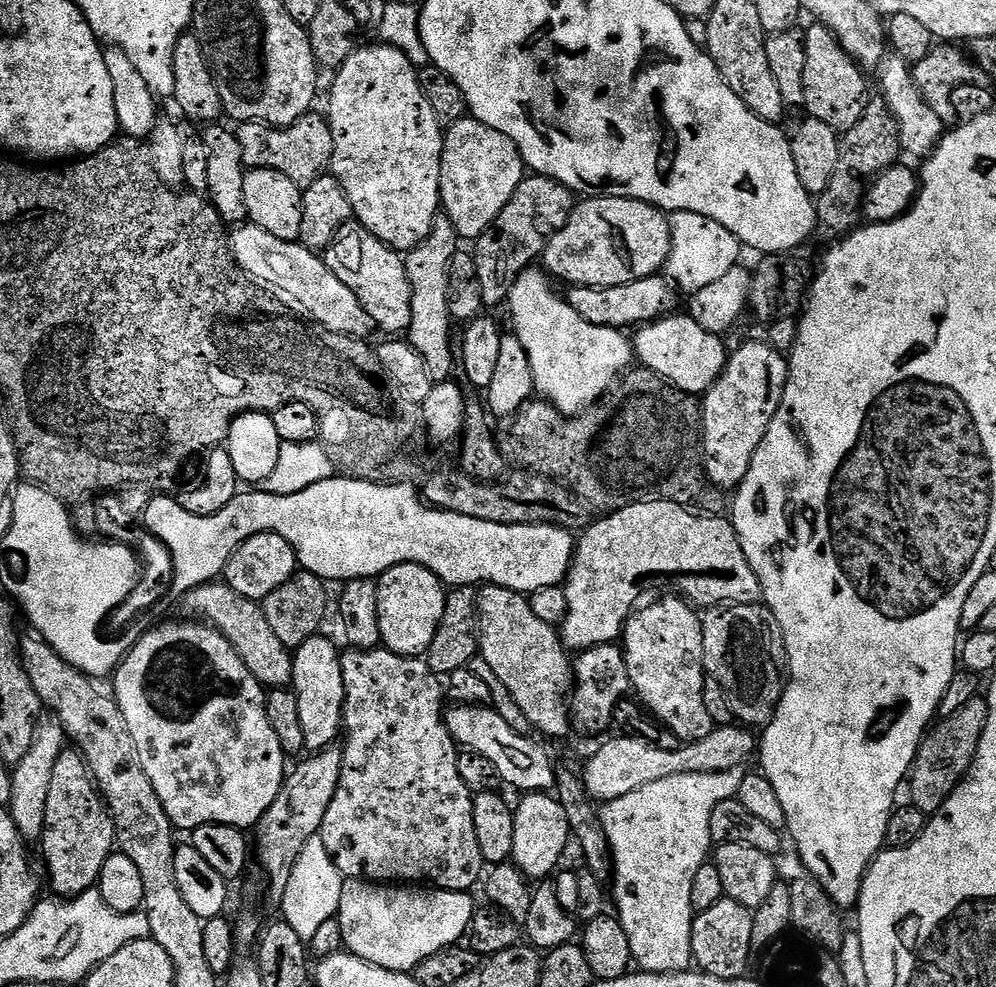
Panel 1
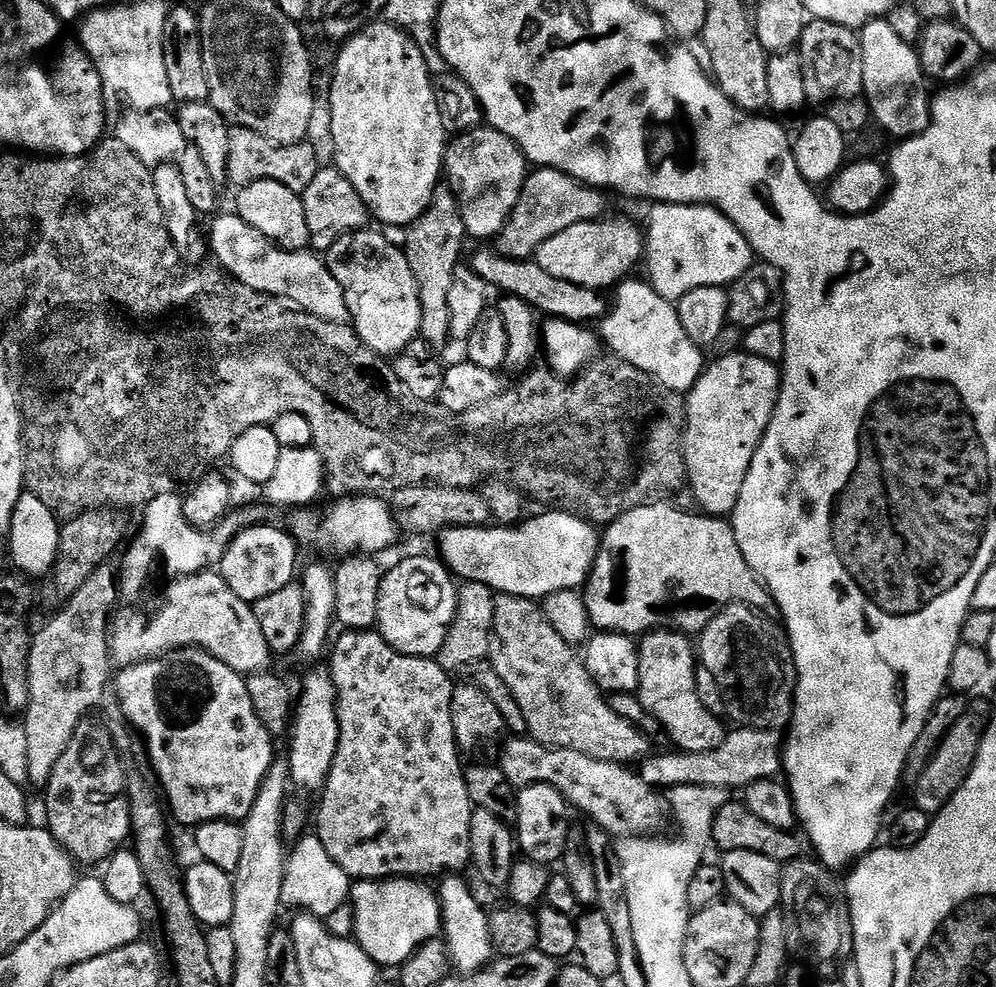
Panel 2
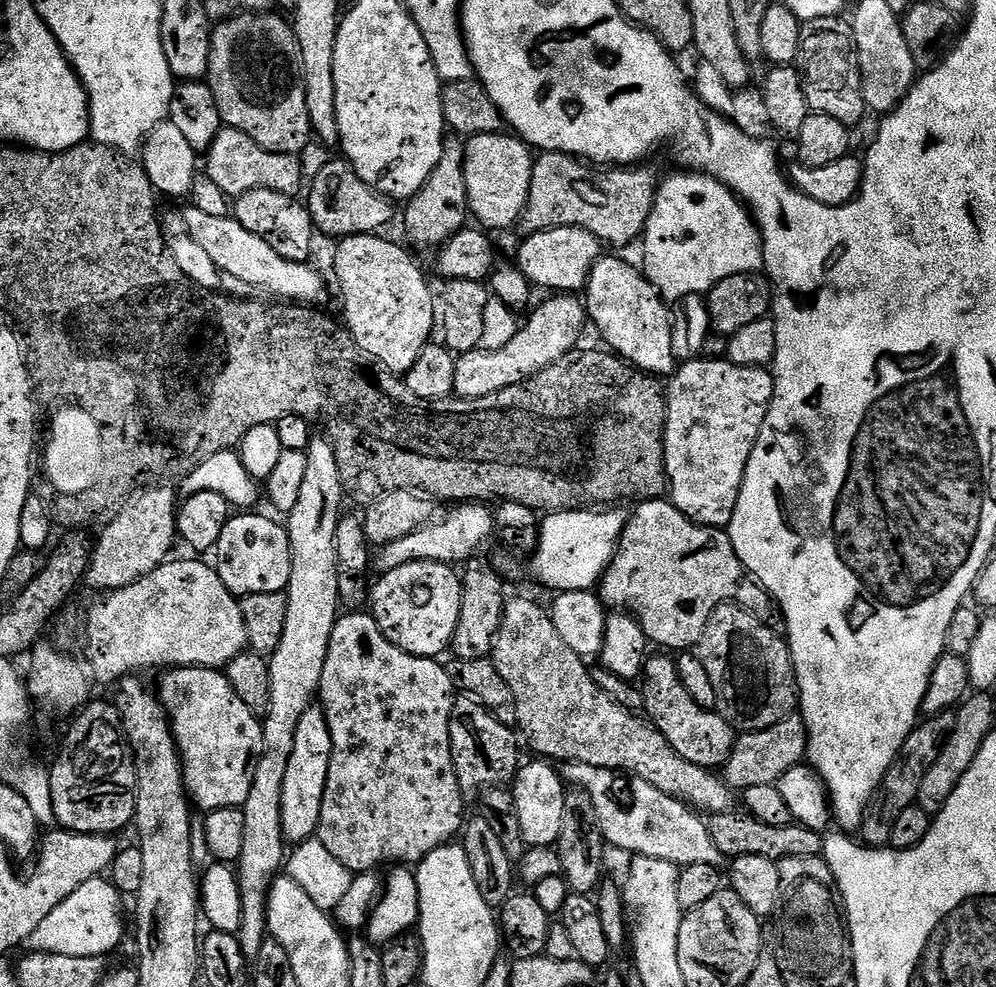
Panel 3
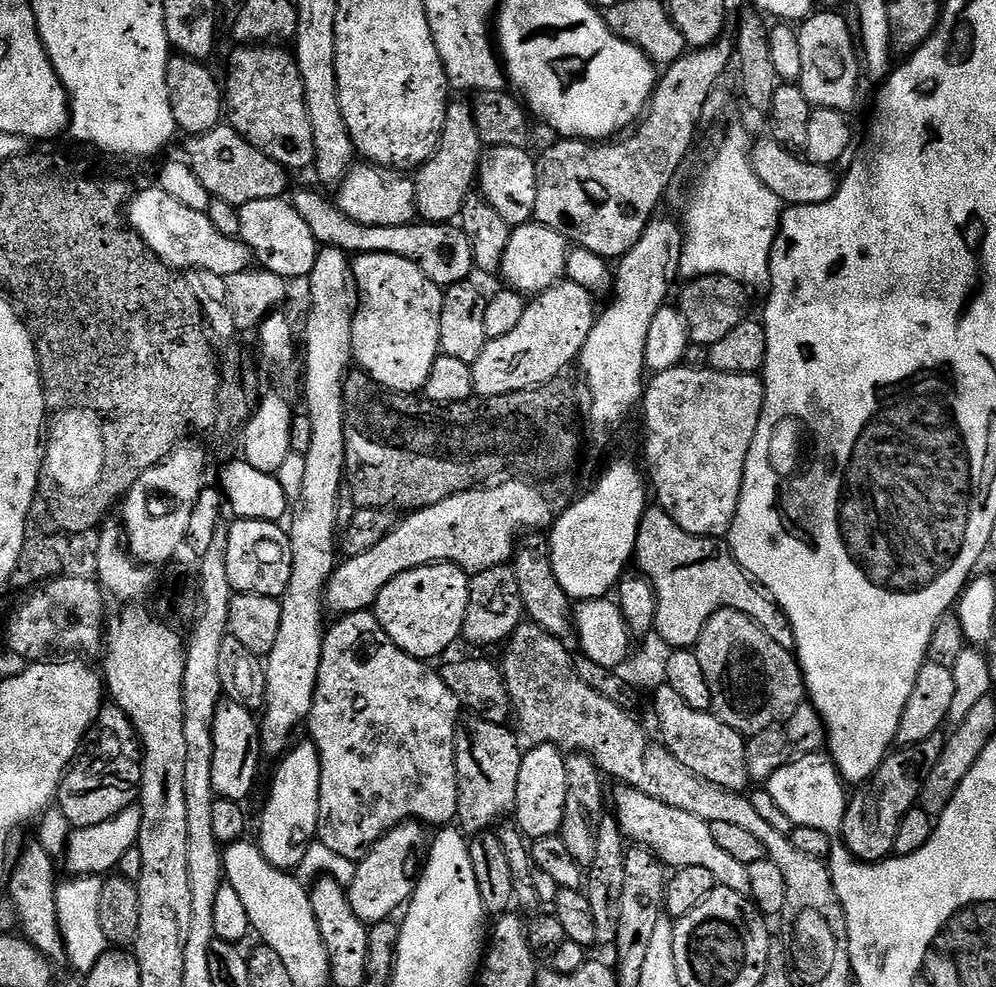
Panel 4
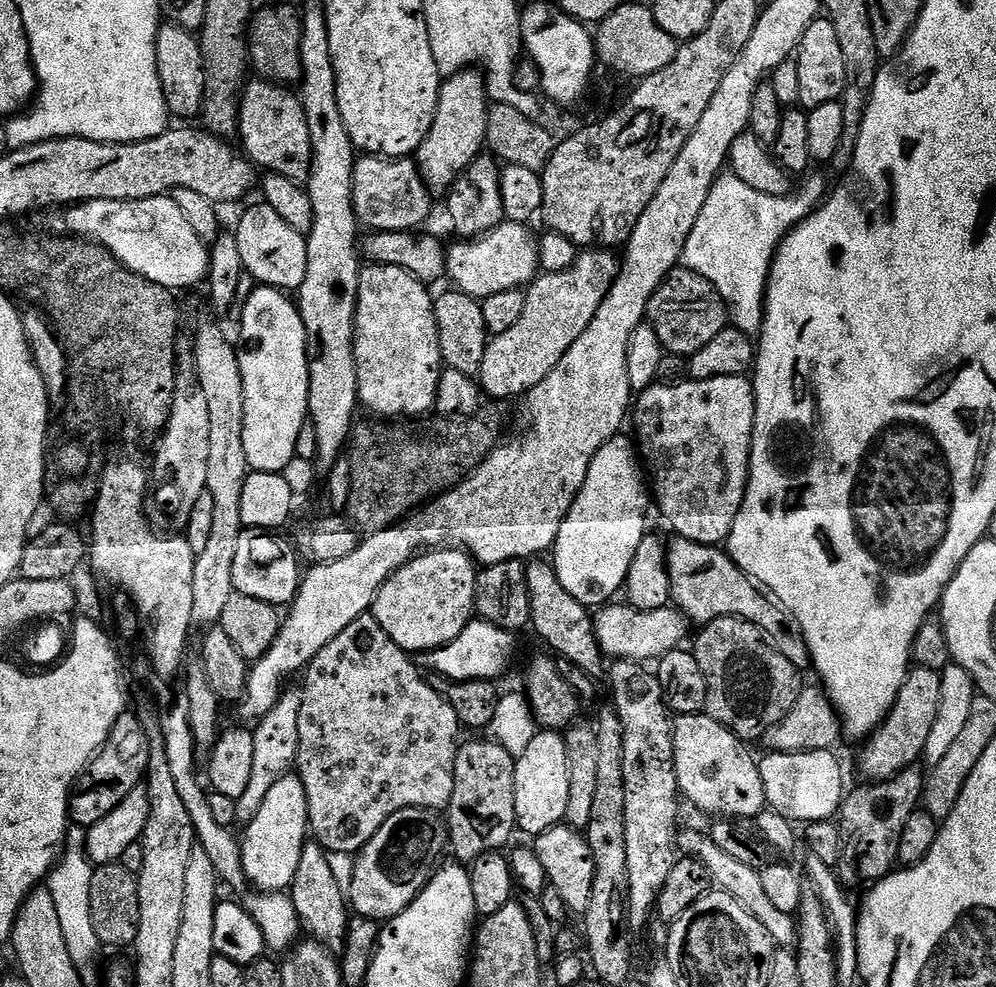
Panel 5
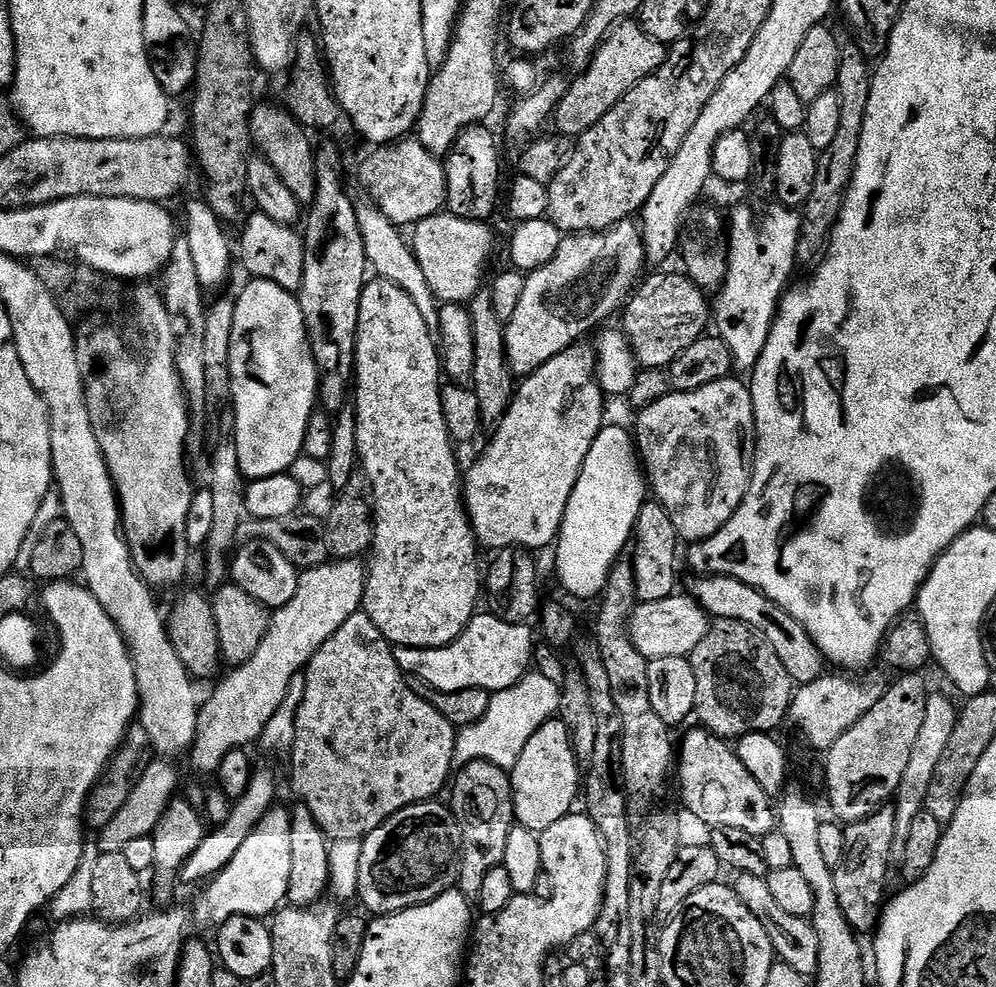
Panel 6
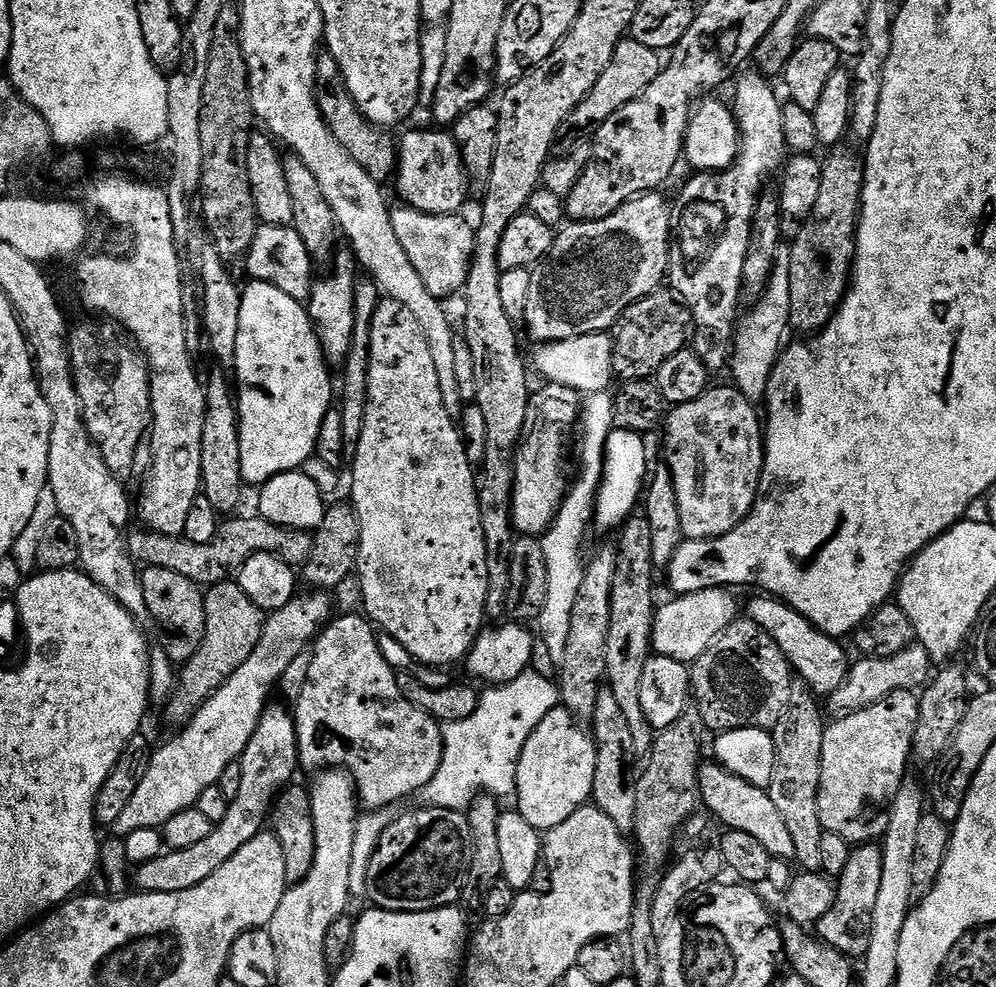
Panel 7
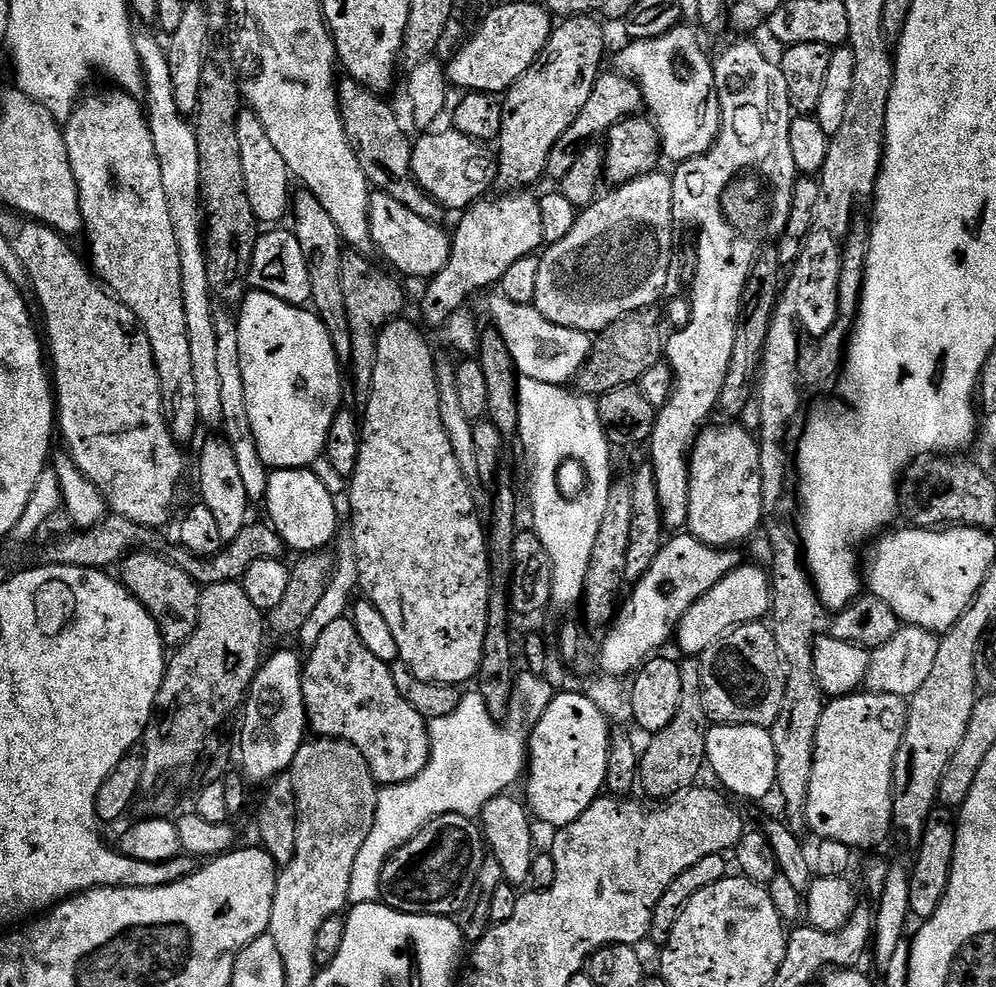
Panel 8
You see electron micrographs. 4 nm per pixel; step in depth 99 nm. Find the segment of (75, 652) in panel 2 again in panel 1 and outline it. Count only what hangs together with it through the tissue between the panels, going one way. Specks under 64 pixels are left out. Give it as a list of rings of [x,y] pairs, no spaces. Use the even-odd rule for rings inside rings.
[[[55,718],[41,719],[36,726],[34,742],[26,750],[26,758],[11,769],[12,793],[7,810],[20,837],[26,842],[39,841],[46,826],[46,797],[50,794],[50,781],[54,778],[54,762],[58,762],[60,753],[65,751],[66,737],[64,727]]]

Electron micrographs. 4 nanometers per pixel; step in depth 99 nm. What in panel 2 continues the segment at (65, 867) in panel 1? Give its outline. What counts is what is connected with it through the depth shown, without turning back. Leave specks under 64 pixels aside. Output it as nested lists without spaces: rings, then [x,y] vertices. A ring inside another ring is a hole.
[[[84,718],[74,738],[70,738],[70,746],[66,746],[62,758],[58,758],[54,774],[50,774],[46,789],[46,827],[77,865],[103,865],[127,845],[124,843],[129,843],[132,815],[128,805],[126,775],[119,755],[121,753],[112,742],[111,731],[95,724],[92,718]]]

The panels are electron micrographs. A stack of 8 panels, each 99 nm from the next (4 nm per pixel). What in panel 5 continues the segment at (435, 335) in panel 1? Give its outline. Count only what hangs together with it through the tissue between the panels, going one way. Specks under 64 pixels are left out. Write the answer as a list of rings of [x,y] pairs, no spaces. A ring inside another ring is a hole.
[[[457,70],[452,77],[445,79],[440,85],[438,94],[438,110],[434,114],[434,122],[422,142],[422,146],[414,153],[417,168],[426,182],[428,191],[433,194],[447,194],[451,191],[456,180],[474,162],[474,158],[481,155],[486,148],[486,122],[490,101],[488,88],[484,84],[484,77],[476,70]]]

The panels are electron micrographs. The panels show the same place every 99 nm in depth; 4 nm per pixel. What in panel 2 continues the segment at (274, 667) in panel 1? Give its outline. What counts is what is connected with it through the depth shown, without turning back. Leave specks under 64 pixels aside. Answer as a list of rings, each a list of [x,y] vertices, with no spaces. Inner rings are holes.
[[[219,571],[195,572],[180,579],[173,579],[168,585],[170,586],[164,592],[164,601],[161,602],[160,609],[149,620],[144,620],[141,624],[132,624],[131,618],[124,616],[117,624],[115,621],[111,625],[108,651],[112,653],[113,665],[128,668],[143,660],[153,660],[155,656],[170,652],[174,648],[201,648],[214,654],[214,658],[218,658],[220,662],[226,662],[230,670],[241,674],[262,672],[273,667],[274,657],[270,645],[262,634],[258,618],[254,618],[252,605],[238,598],[238,594],[234,594],[234,590],[226,586]]]

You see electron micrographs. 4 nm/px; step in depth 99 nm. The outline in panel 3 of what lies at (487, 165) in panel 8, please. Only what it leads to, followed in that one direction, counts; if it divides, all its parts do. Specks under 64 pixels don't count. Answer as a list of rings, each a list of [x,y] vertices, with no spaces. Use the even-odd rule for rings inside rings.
[[[343,158],[332,160],[324,164],[316,172],[316,177],[311,177],[306,188],[306,207],[312,219],[313,229],[317,233],[325,232],[328,236],[343,238],[346,236],[366,236],[379,233],[392,220],[393,201],[387,196],[366,186],[358,174]],[[312,184],[312,185],[311,185]]]

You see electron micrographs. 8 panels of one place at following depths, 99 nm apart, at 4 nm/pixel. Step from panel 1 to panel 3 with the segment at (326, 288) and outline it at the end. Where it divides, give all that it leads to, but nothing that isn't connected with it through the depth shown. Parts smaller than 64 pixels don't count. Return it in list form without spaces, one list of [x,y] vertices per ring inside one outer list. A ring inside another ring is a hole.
[[[189,207],[184,216],[187,235],[191,236],[210,258],[220,267],[225,277],[233,276],[244,284],[253,284],[272,296],[281,296],[281,301],[295,302],[300,306],[316,306],[324,296],[324,280],[311,268],[311,263],[298,264],[282,258],[262,238],[250,234],[232,216],[214,218],[211,214],[202,214],[202,210]]]

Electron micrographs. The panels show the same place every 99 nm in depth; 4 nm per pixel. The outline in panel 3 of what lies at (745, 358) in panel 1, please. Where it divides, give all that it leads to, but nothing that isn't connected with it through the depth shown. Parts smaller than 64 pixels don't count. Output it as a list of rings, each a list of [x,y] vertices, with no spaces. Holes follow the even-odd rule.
[[[720,360],[683,361],[666,384],[664,409],[664,472],[668,476],[670,502],[682,515],[707,528],[727,529],[736,509],[738,494],[750,462],[750,454],[758,442],[762,422],[766,422],[772,401],[774,382],[768,368],[751,368]]]

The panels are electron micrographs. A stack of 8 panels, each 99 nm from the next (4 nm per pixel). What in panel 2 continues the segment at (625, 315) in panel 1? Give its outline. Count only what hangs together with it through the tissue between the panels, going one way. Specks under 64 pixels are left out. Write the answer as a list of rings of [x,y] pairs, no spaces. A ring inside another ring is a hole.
[[[480,246],[470,260],[470,267],[478,278],[482,278],[489,289],[501,288],[501,293],[509,296],[522,298],[537,313],[545,314],[547,317],[558,320],[569,320],[571,324],[587,325],[588,320],[599,322],[608,313],[610,304],[607,299],[603,300],[601,293],[595,288],[586,286],[574,286],[574,282],[562,282],[562,278],[553,278],[551,274],[546,274],[542,266],[536,264],[535,259],[511,260],[502,253],[496,251],[492,246]]]

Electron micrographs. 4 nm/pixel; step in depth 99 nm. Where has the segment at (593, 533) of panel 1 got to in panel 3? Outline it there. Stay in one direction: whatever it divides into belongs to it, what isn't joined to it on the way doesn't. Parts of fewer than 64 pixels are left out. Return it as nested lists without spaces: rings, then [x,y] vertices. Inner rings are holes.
[[[667,499],[646,500],[635,505],[636,513],[627,517],[624,532],[616,544],[616,552],[604,575],[600,577],[598,595],[612,610],[631,612],[639,620],[646,638],[653,645],[661,644],[661,649],[692,650],[706,630],[710,614],[719,604],[734,603],[745,608],[751,616],[756,616],[770,630],[785,631],[784,614],[779,611],[771,596],[762,585],[752,579],[743,562],[734,550],[727,531],[707,528],[686,518]]]

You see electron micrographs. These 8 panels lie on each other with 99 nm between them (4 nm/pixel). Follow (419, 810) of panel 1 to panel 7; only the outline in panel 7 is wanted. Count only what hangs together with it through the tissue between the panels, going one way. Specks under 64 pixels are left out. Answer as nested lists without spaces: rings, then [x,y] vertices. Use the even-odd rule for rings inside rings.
[[[337,615],[335,619],[324,625],[320,635],[314,641],[314,647],[312,648],[313,661],[310,665],[310,672],[306,677],[305,684],[302,686],[301,696],[294,703],[296,749],[300,752],[300,764],[303,767],[312,768],[311,770],[324,770],[329,766],[339,766],[348,772],[352,776],[352,781],[356,783],[356,795],[359,803],[365,809],[388,810],[393,807],[391,804],[396,804],[399,800],[404,800],[407,796],[414,795],[415,792],[416,795],[423,793],[424,787],[430,782],[430,778],[434,778],[434,774],[438,774],[438,766],[442,762],[442,754],[444,753],[444,733],[441,721],[436,720],[430,714],[426,714],[426,710],[414,706],[414,702],[407,700],[402,694],[402,690],[398,690],[397,671],[395,668],[391,668],[382,656],[377,629],[367,615],[359,615]]]

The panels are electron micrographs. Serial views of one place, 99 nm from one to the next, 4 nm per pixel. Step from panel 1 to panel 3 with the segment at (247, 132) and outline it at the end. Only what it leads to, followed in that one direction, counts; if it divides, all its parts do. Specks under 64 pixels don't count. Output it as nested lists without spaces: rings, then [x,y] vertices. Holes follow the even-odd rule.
[[[227,126],[220,129],[213,144],[206,151],[206,158],[208,158],[206,174],[216,185],[222,186],[222,190],[230,198],[241,196],[243,192],[250,190],[274,190],[278,194],[299,197],[306,184],[300,156],[266,150],[258,146],[254,138],[242,134],[242,130],[234,130]]]

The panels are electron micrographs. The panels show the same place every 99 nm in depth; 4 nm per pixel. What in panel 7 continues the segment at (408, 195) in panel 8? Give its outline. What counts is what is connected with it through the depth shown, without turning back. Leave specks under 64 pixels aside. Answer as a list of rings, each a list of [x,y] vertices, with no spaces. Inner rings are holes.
[[[321,50],[316,54],[316,101],[330,134],[338,138],[338,142],[347,150],[350,158],[354,158],[354,162],[358,162],[358,166],[362,166],[362,170],[366,170],[370,178],[374,178],[382,186],[387,185],[387,180],[389,183],[396,171],[397,141],[394,136],[392,140],[393,133],[389,129],[372,124],[362,114],[362,110],[358,110],[346,86],[342,66],[338,66],[334,54],[327,50]]]

